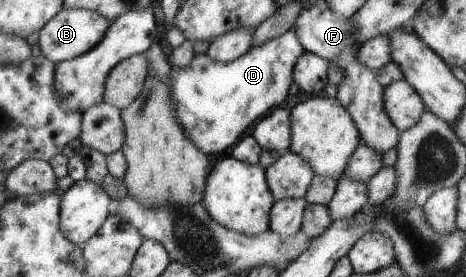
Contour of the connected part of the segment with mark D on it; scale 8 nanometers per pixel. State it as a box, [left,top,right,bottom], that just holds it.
[173,28,305,156]

